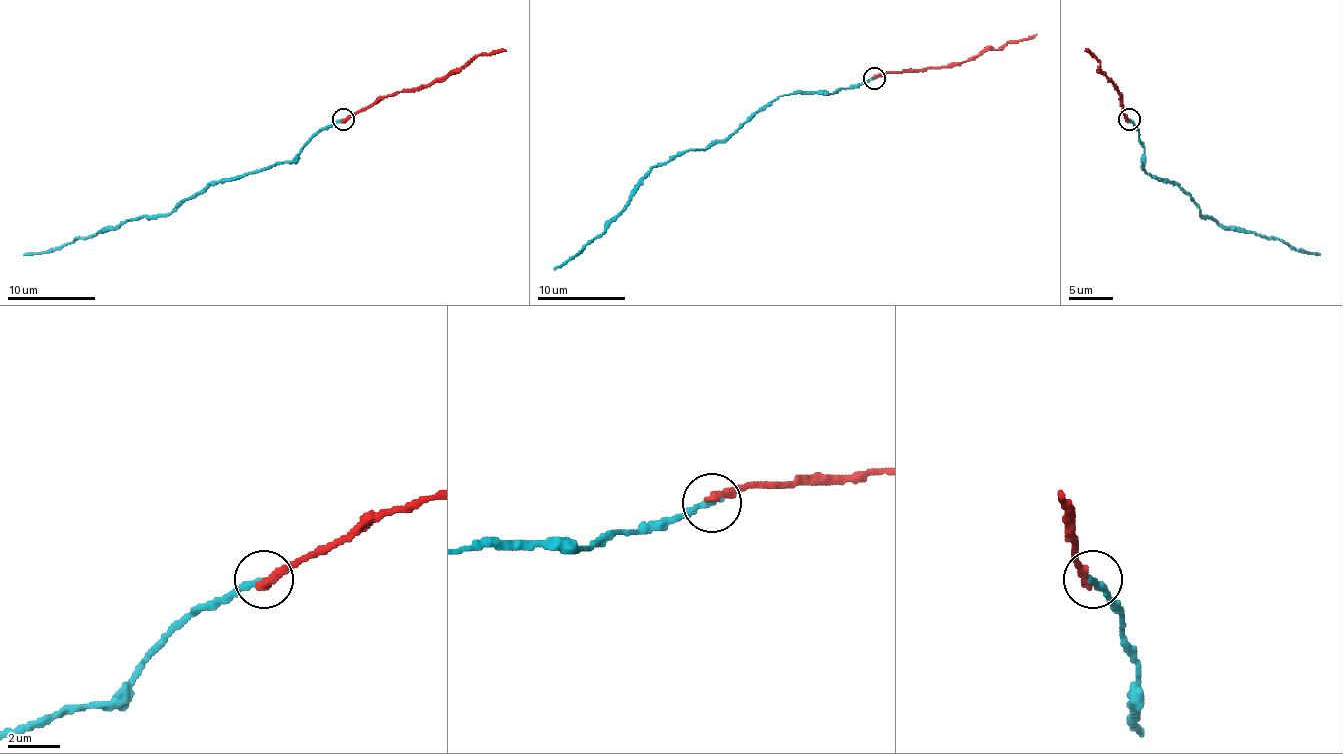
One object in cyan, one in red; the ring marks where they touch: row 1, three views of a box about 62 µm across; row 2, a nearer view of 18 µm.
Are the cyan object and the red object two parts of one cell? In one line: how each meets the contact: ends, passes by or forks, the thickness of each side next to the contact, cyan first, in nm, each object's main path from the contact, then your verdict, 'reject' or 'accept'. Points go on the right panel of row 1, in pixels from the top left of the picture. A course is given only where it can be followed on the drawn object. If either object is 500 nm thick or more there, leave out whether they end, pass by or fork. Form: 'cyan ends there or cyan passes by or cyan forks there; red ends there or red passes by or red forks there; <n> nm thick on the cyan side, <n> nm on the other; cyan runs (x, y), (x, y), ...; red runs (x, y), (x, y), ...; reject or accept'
cyan ends there; red ends there; 280 nm thick on the cyan side, 400 nm on the other; cyan runs (1129, 119), (1136, 128), (1145, 170), (1153, 177), (1176, 181), (1189, 195), (1202, 217), (1319, 254); red runs (1127, 119), (1118, 91), (1100, 71), (1100, 64), (1085, 51); accept

